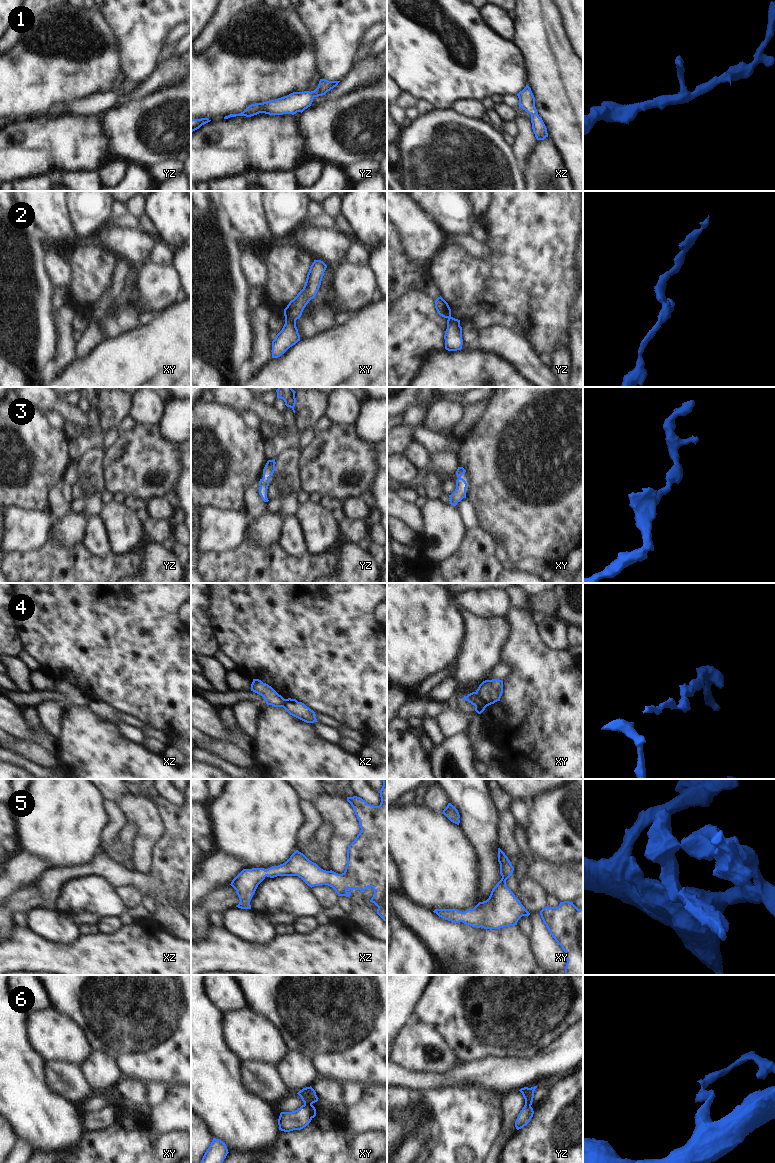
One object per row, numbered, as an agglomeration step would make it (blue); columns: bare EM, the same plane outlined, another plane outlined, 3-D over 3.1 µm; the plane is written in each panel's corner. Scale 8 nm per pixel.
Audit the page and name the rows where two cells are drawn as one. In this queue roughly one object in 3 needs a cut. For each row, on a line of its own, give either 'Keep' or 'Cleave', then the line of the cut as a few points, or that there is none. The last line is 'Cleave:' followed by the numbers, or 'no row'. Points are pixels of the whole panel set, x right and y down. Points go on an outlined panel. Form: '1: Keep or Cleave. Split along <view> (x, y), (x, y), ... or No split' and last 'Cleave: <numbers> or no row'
1: Keep. No split
2: Cleave. Split along xy (285, 316), (295, 320)
3: Keep. No split
4: Cleave. Split along xy (475, 692), (487, 705)
5: Keep. No split
6: Cleave. Split along xy (304, 1103), (311, 1105)
Cleave: 2, 4, 6.

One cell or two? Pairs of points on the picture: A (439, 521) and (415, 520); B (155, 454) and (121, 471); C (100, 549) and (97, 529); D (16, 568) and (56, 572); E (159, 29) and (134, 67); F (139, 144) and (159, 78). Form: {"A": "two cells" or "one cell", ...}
{"A": "two cells", "B": "one cell", "C": "one cell", "D": "one cell", "E": "one cell", "F": "two cells"}

